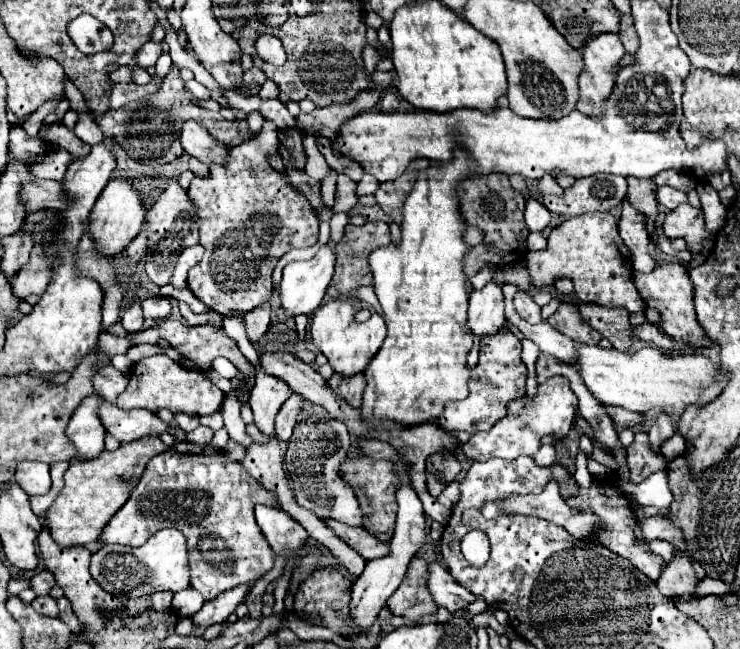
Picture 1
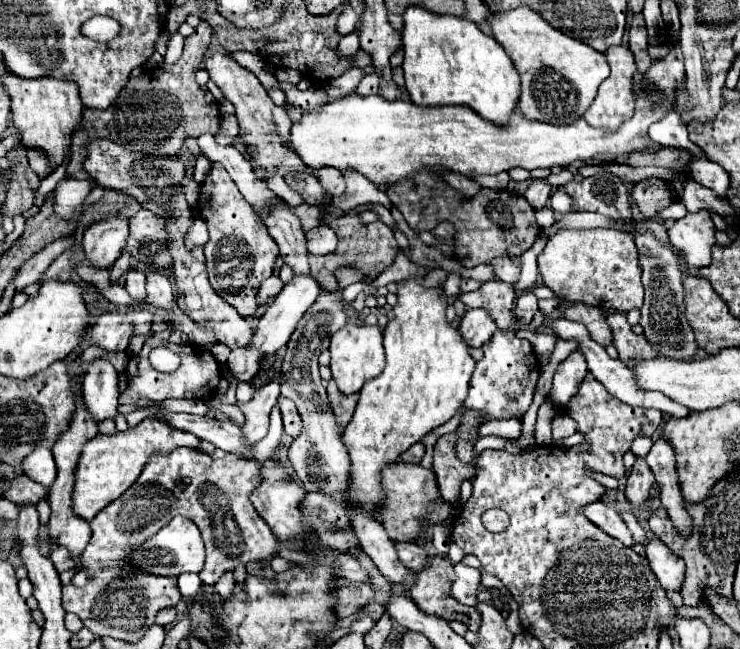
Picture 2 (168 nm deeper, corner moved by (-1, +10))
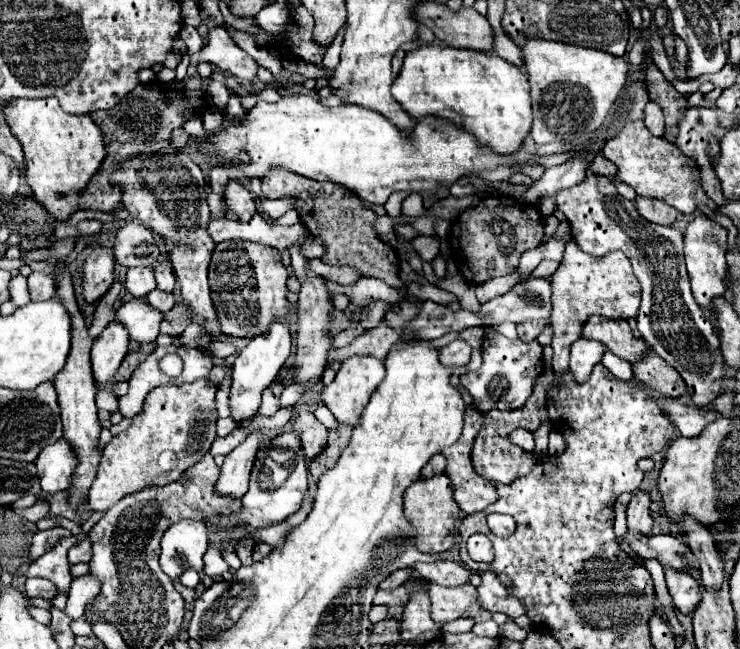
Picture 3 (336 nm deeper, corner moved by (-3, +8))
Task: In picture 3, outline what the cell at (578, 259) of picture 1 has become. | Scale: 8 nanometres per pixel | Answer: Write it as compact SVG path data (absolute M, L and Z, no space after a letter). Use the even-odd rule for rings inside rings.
M571 240L565 248L565 256L561 266L551 278L553 286L553 312L549 324L553 326L553 370L555 376L563 376L569 368L569 348L575 340L581 338L583 324L593 316L605 316L611 320L629 320L637 318L641 304L641 288L639 280L635 280L631 262L623 252L611 252L601 260L579 250L575 240Z

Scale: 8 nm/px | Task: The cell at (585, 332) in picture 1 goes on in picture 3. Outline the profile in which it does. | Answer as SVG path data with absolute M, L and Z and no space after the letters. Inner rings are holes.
M591 316L583 328L583 336L603 342L615 356L631 364L643 360L651 352L645 340L633 336L625 320L607 320L603 316Z

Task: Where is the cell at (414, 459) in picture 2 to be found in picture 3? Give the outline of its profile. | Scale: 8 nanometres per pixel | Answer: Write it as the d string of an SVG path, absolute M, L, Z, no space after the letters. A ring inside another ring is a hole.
M437 454L435 460L431 460L425 468L423 468L423 478L431 478L431 476L437 476L437 474L443 474L445 472L445 456L443 454Z

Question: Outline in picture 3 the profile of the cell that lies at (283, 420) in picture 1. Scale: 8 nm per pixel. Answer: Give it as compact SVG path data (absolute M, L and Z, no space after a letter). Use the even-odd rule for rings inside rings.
M303 410L295 420L293 420L293 428L301 434L301 442L303 442L303 450L305 456L309 460L313 460L319 452L323 452L323 448L327 446L327 436L329 430L307 410Z

